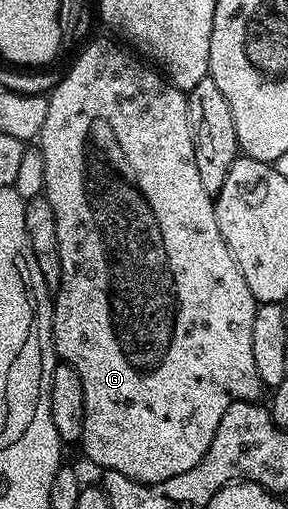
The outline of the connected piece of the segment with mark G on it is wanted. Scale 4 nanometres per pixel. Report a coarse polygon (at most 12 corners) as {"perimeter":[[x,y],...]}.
{"perimeter":[[112,41],[48,97],[84,453],[190,471],[262,392],[188,98]]}

